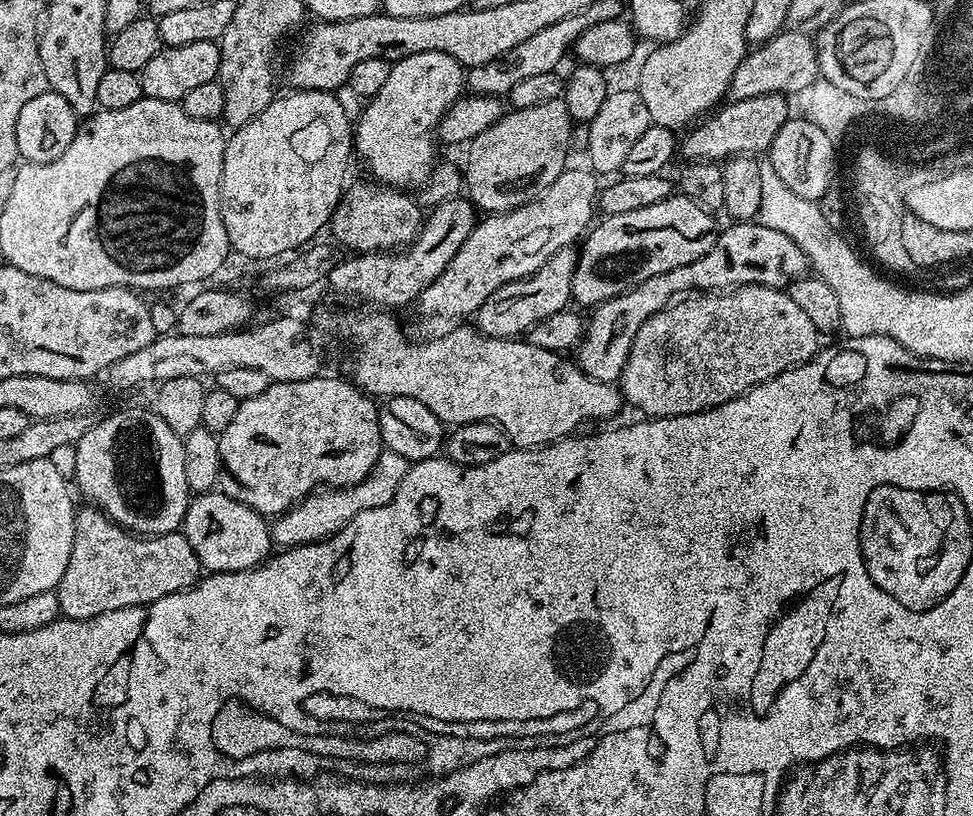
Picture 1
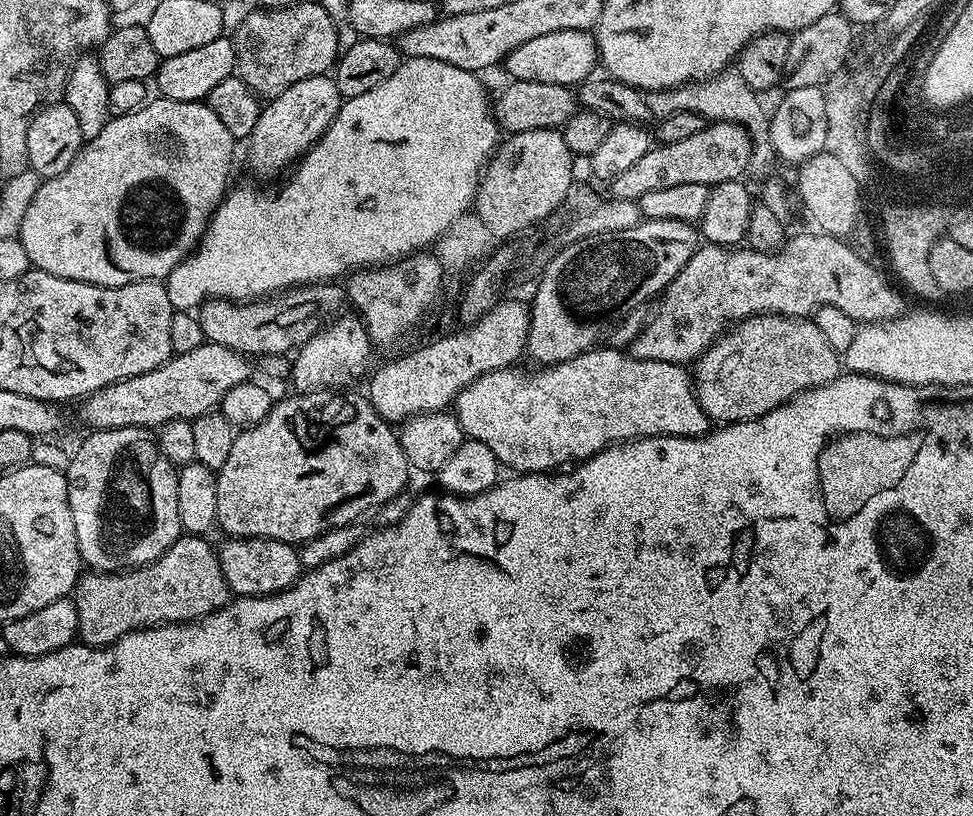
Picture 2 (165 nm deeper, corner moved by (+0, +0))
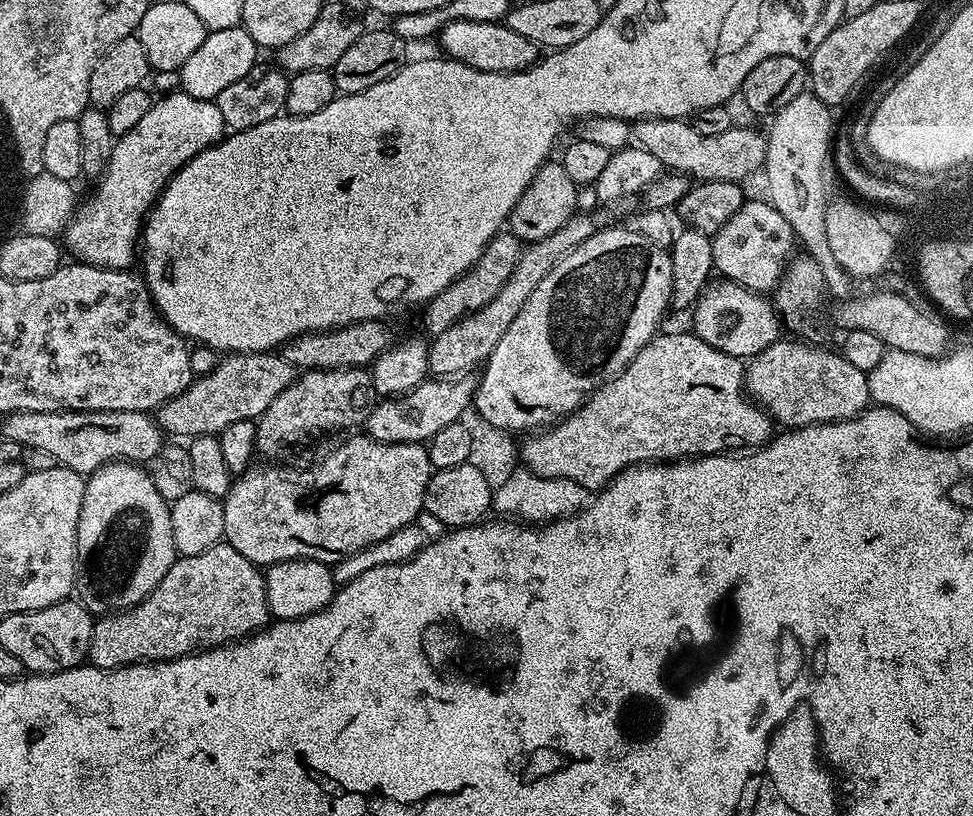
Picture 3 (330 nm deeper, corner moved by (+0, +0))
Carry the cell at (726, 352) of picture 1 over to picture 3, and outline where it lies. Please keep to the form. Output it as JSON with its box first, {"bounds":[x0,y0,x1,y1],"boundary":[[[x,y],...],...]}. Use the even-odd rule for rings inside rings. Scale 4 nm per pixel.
{"bounds":[744,338,872,429],"boundary":[[[781,338],[769,348],[762,350],[747,365],[744,382],[747,391],[766,409],[777,425],[785,429],[808,428],[812,424],[829,424],[839,420],[849,420],[860,415],[869,407],[872,395],[868,389],[868,373],[857,370],[839,351],[830,352],[826,348],[815,348],[804,344],[800,338]]]}

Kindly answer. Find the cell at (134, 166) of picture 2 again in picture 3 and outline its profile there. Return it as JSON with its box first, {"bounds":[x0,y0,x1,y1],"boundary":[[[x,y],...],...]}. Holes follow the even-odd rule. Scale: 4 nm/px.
{"bounds":[62,90,226,269],"boundary":[[[173,90],[169,96],[157,99],[146,110],[142,122],[134,126],[126,134],[122,134],[116,141],[114,150],[110,154],[108,170],[95,181],[96,189],[88,201],[81,203],[72,213],[72,219],[62,233],[62,244],[69,257],[75,258],[81,264],[93,264],[99,268],[123,268],[131,269],[132,259],[137,259],[138,245],[142,240],[144,221],[156,202],[157,196],[168,185],[168,179],[177,172],[190,158],[194,158],[202,150],[206,150],[211,144],[217,144],[226,132],[226,125],[222,118],[222,110],[211,100],[202,98],[190,98],[190,94]]]}

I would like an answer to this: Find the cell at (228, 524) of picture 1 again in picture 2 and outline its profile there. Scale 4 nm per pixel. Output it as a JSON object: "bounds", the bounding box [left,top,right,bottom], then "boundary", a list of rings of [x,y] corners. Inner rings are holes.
{"bounds":[218,536,302,596],"boundary":[[[257,536],[243,537],[242,542],[237,542],[232,538],[225,539],[223,542],[225,544],[219,545],[218,548],[222,574],[228,582],[229,593],[236,596],[266,596],[273,592],[284,592],[302,575],[299,551],[291,544],[277,540],[268,541],[266,538],[258,538]]]}

